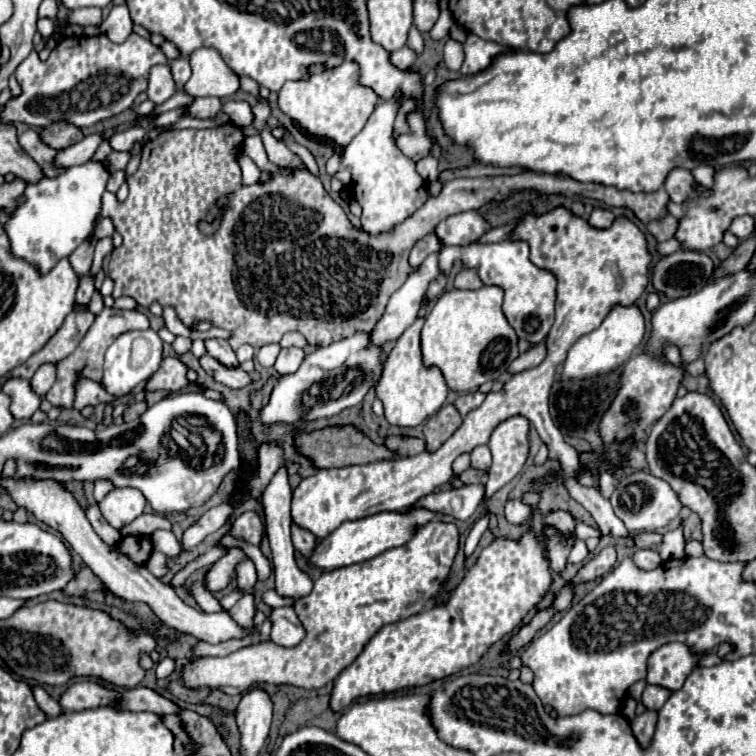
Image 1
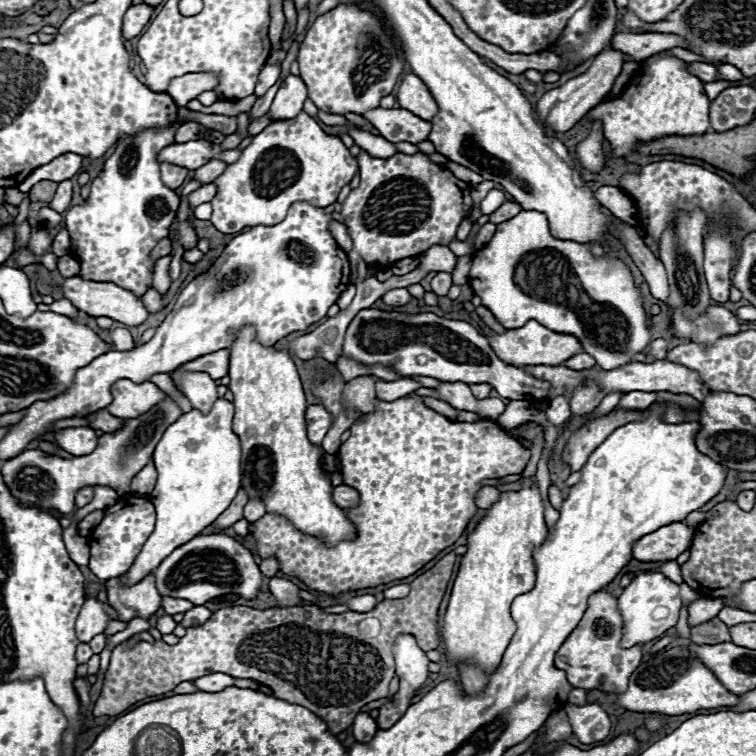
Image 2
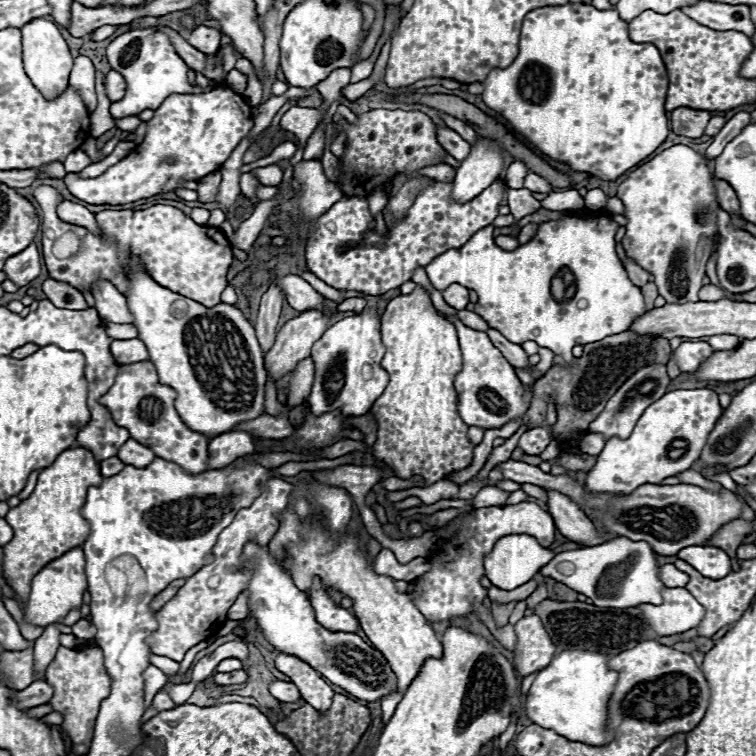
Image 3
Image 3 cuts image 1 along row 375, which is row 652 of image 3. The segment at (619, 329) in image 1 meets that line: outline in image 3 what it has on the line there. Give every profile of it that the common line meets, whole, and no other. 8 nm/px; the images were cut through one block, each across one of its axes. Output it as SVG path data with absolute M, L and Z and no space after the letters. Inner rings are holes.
M564 650L538 672L526 696L526 714L534 724L552 728L568 740L604 746L614 734L608 730L608 698L616 686L618 672L608 668L608 656L590 650Z

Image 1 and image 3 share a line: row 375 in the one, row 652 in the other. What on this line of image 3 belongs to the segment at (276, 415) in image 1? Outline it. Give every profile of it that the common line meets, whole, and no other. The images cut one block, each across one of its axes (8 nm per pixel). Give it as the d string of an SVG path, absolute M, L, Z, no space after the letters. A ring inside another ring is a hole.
M248 542L244 546L242 556L246 560L248 558L256 560L256 568L252 568L252 578L246 588L250 592L248 594L250 616L256 618L264 638L274 648L302 658L326 680L344 688L346 692L350 692L352 696L364 702L378 702L390 692L400 692L396 674L392 672L386 658L380 654L380 650L368 646L358 634L328 632L316 622L314 610L306 594L294 586L288 572L280 568L280 564L270 556L268 548L260 548L256 542Z

